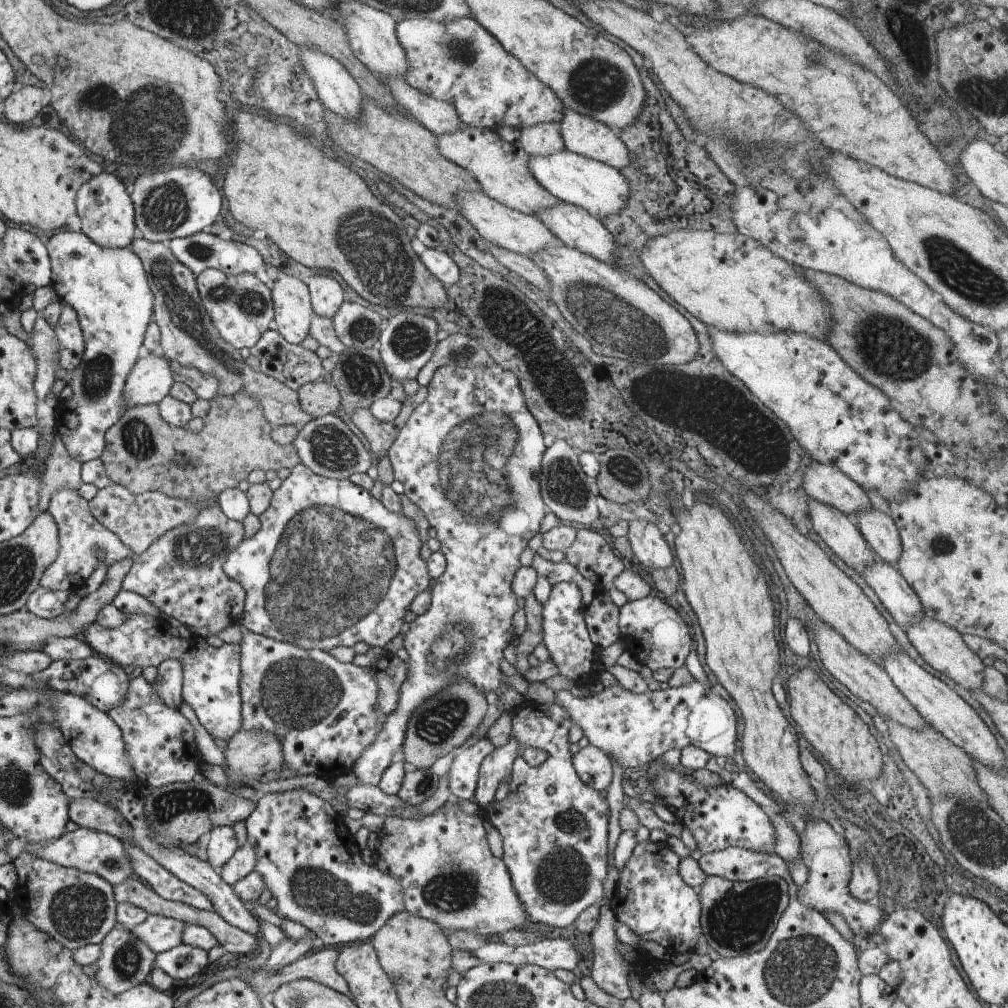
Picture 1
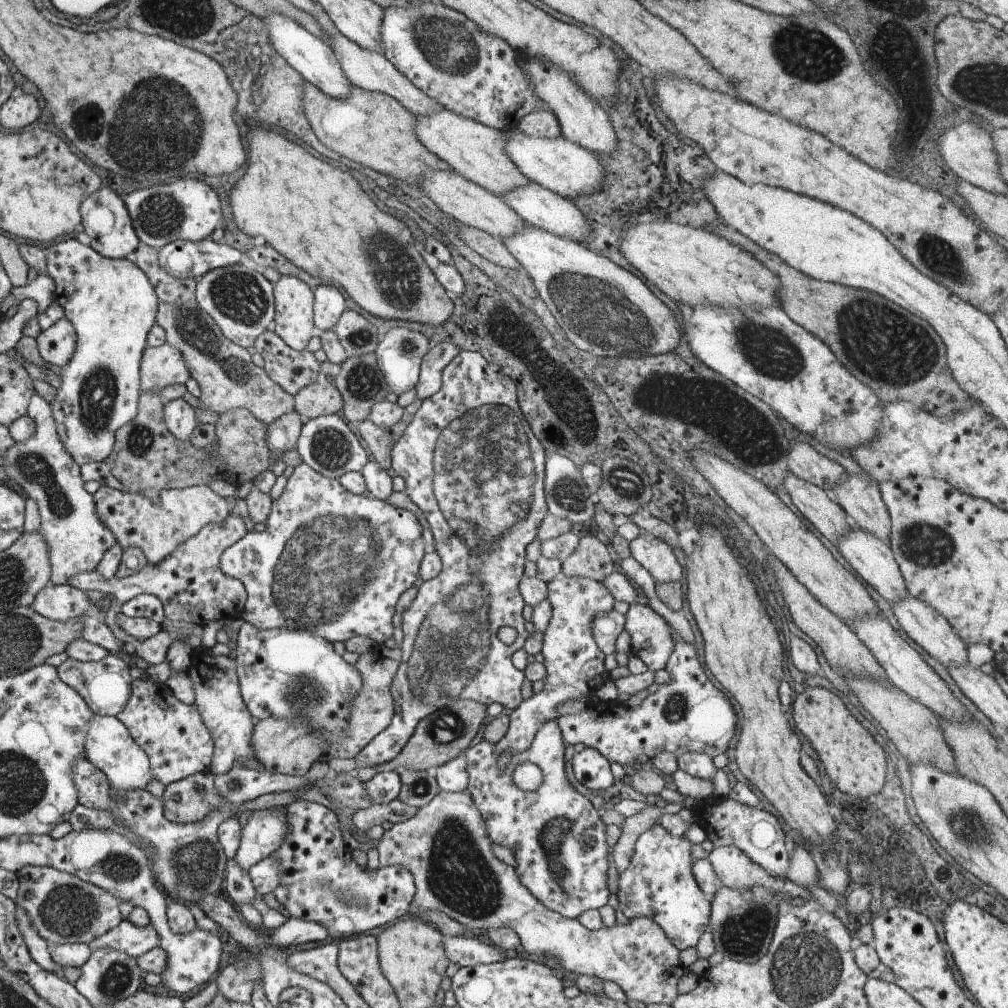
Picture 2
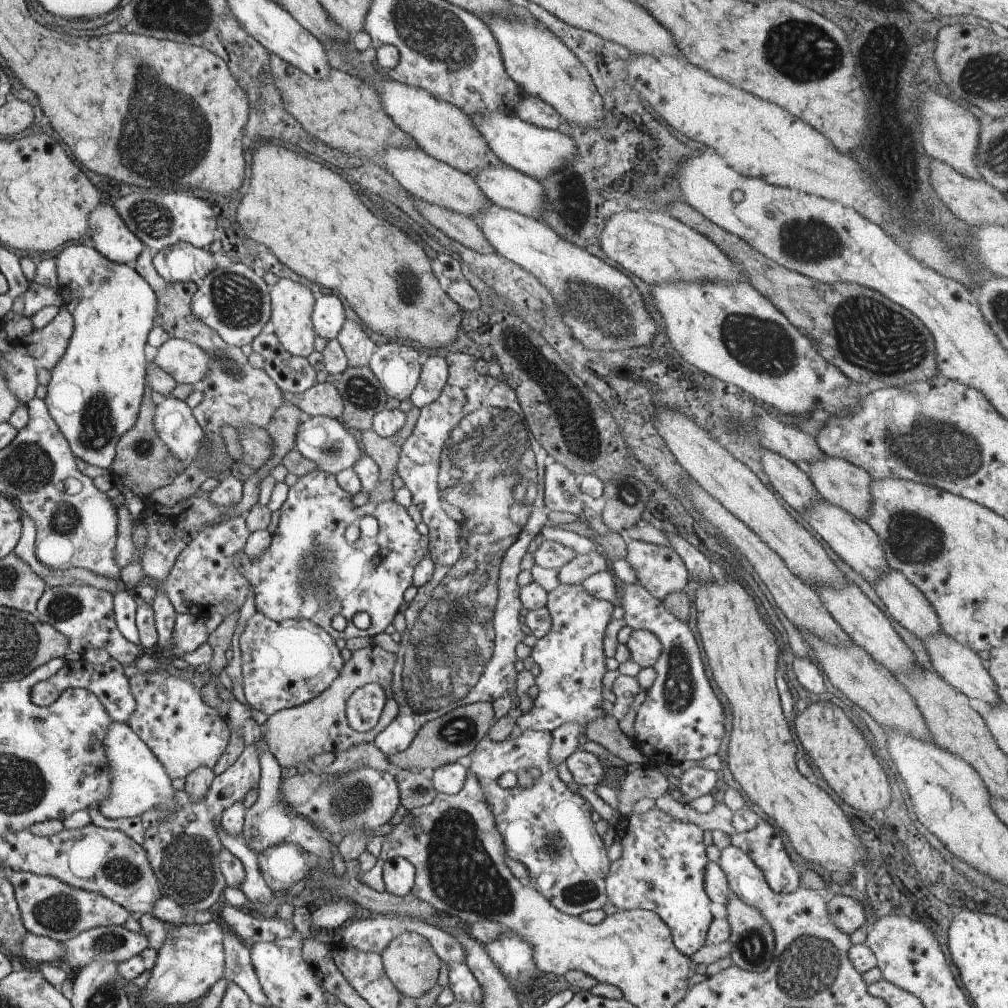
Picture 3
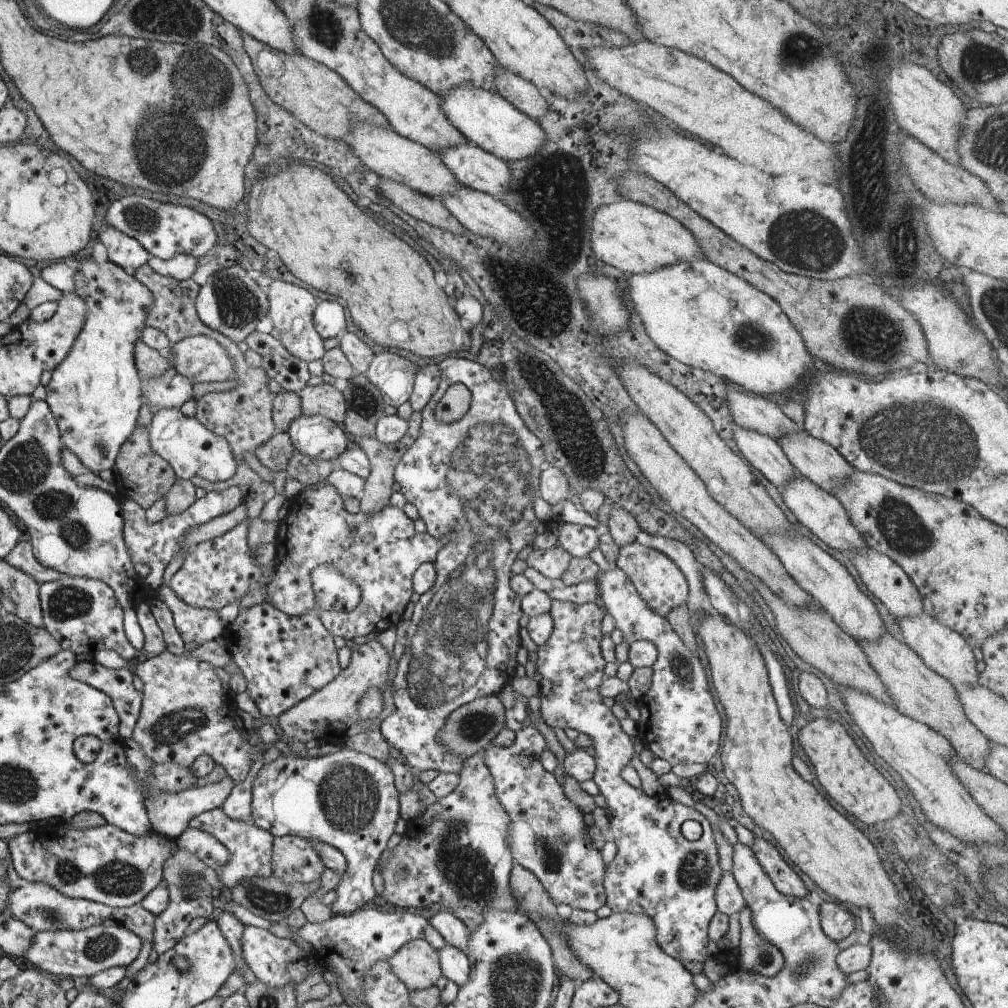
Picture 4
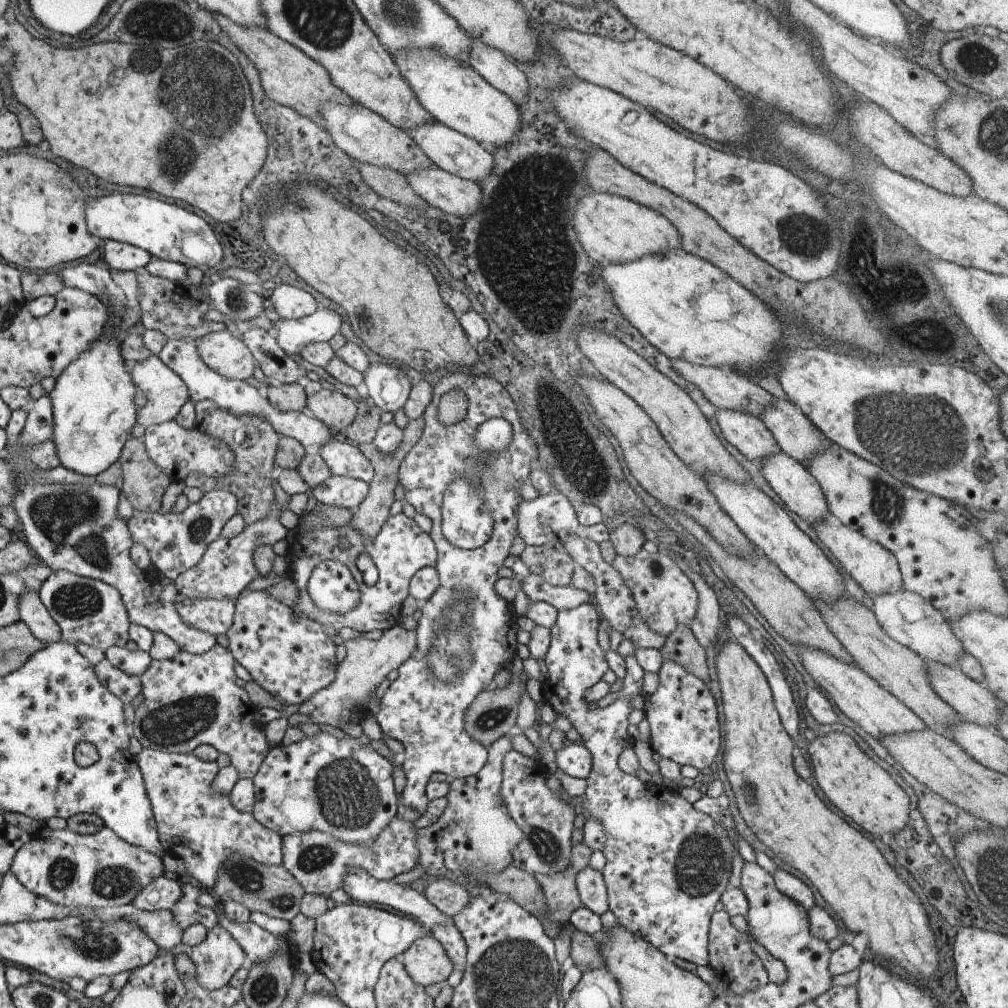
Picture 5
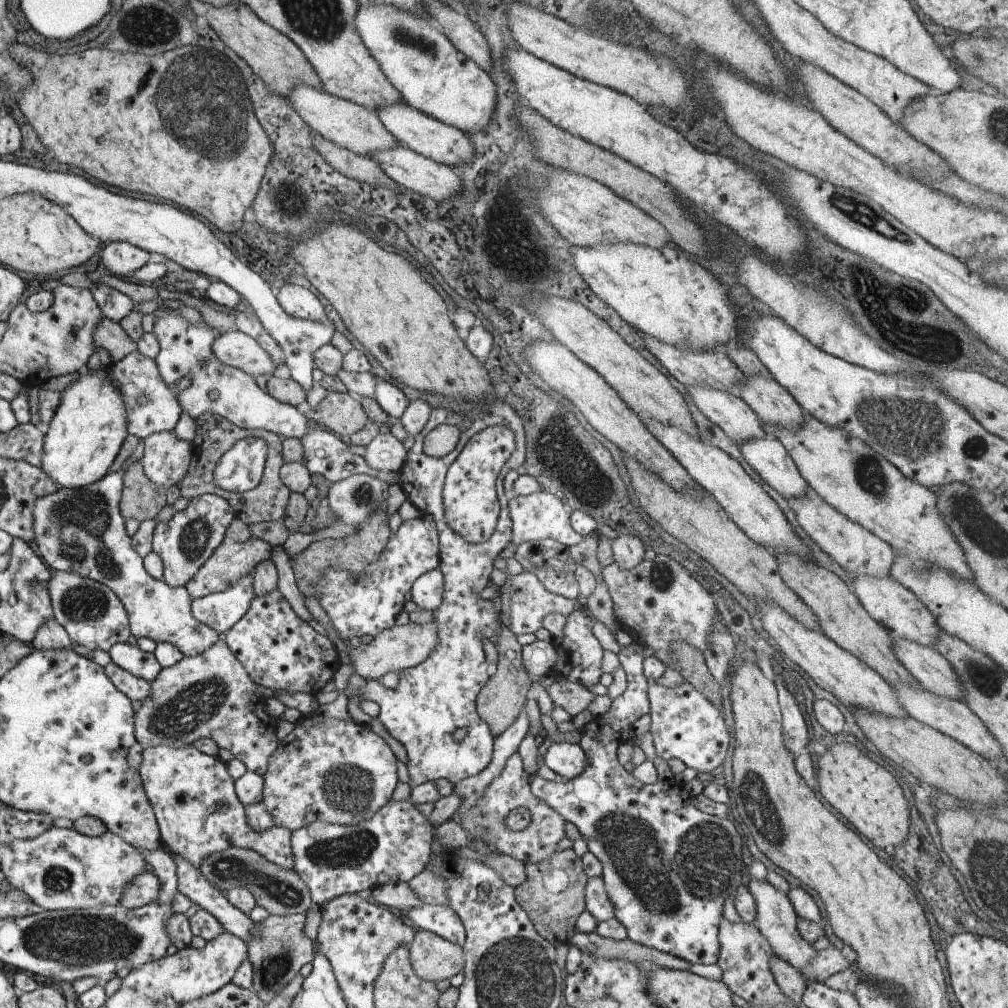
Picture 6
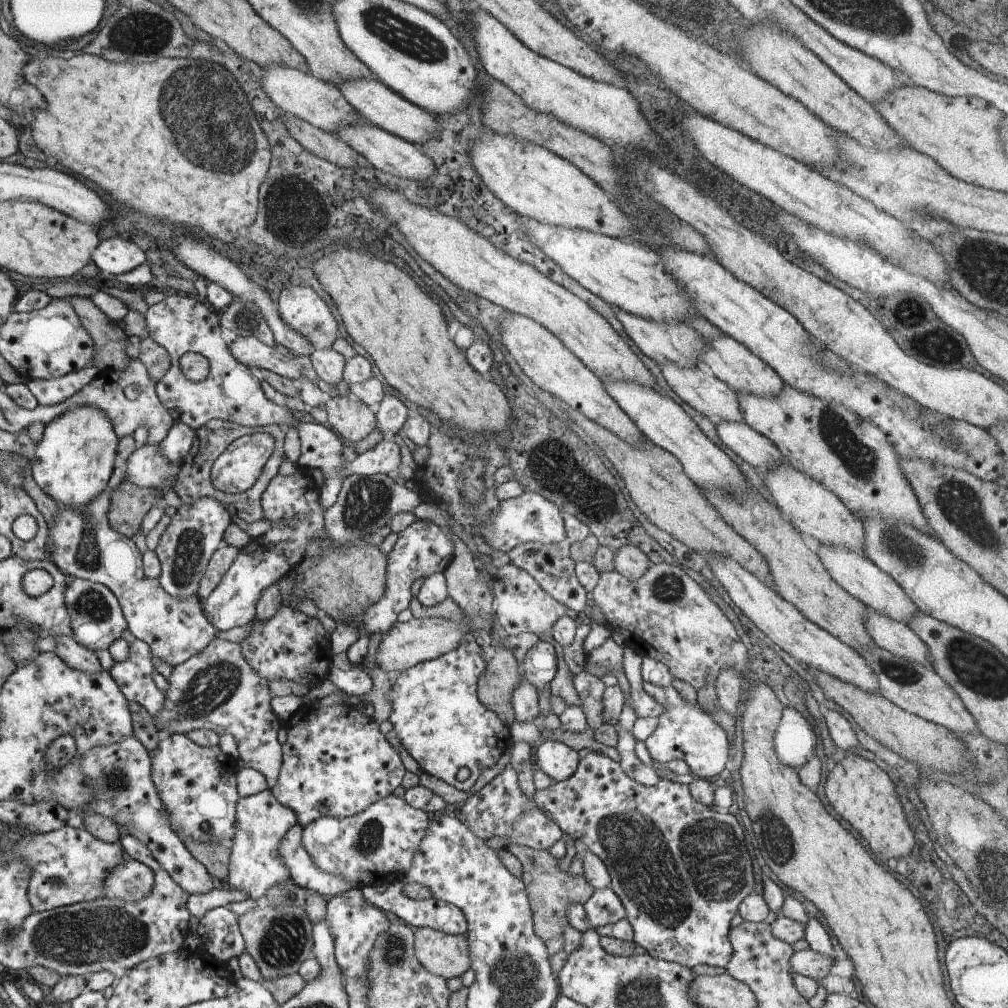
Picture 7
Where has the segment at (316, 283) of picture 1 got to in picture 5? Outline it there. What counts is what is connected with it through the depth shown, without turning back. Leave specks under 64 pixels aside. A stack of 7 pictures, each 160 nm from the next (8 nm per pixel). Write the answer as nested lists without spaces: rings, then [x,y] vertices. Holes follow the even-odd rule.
[[[322,305],[300,320],[286,320],[276,317],[272,325],[278,332],[277,343],[286,354],[299,354],[308,343],[329,341],[340,333],[342,318],[338,313]]]

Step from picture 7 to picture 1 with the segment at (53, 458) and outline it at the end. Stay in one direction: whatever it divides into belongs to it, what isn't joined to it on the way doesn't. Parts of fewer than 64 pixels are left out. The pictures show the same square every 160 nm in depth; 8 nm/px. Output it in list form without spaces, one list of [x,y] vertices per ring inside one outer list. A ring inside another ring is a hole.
[[[63,228],[62,232],[54,234],[49,238],[48,244],[49,259],[52,261],[51,285],[61,298],[61,302],[69,304],[77,312],[81,328],[84,332],[85,352],[83,360],[82,363],[73,370],[73,376],[69,376],[68,378],[73,396],[68,401],[60,401],[59,425],[57,430],[64,441],[67,451],[84,464],[86,461],[100,458],[102,451],[105,450],[106,431],[108,431],[113,424],[116,424],[126,412],[125,400],[122,398],[122,395],[124,395],[125,384],[128,382],[129,372],[133,370],[134,362],[138,360],[138,350],[140,350],[140,346],[143,346],[142,340],[145,340],[144,332],[146,332],[146,328],[149,328],[150,320],[152,320],[152,292],[150,292],[148,274],[144,274],[145,268],[142,268],[143,262],[140,262],[141,258],[130,247],[103,247],[95,243],[89,236],[86,236],[86,233],[70,231],[68,228]]]

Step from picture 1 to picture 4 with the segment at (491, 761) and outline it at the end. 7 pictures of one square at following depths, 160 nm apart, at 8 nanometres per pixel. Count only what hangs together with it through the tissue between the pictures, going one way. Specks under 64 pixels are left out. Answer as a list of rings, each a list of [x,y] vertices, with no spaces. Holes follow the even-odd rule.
[[[551,599],[551,614],[553,629],[549,639],[538,647],[535,668],[540,673],[539,694],[540,714],[544,722],[550,725],[574,728],[579,733],[588,734],[594,741],[595,773],[594,782],[599,788],[599,794],[606,799],[606,804],[612,813],[611,831],[617,853],[614,860],[606,865],[603,885],[607,896],[607,905],[614,913],[644,913],[654,921],[657,930],[657,941],[660,948],[671,957],[683,964],[690,961],[704,963],[706,961],[706,946],[709,941],[709,924],[718,912],[715,901],[715,890],[723,873],[718,863],[716,841],[710,823],[698,810],[661,797],[650,797],[642,790],[634,787],[630,781],[621,775],[623,766],[630,763],[634,756],[634,738],[629,736],[620,725],[619,718],[612,709],[602,703],[599,697],[599,686],[604,682],[604,667],[606,660],[601,653],[601,638],[603,637],[600,623],[605,615],[602,608],[595,602],[574,604],[568,601]],[[686,820],[696,820],[702,826],[702,834],[695,841],[688,841],[680,831],[680,826]]]

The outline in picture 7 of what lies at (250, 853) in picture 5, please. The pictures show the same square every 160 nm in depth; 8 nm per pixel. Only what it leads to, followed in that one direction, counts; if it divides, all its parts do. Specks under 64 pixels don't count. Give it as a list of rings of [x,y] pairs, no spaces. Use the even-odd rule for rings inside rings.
[[[186,735],[162,737],[152,755],[152,779],[161,797],[165,815],[183,842],[230,844],[237,834],[237,789],[239,762],[220,747],[202,748]],[[296,824],[286,834],[279,848],[282,864],[289,869],[290,878],[299,886],[326,898],[356,889],[341,876],[319,869],[301,841],[303,827]]]

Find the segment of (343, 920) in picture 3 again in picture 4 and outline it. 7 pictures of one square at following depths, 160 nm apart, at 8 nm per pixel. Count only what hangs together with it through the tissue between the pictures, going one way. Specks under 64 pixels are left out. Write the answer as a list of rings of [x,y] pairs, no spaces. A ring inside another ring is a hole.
[[[343,748],[338,754],[318,758],[300,756],[293,758],[291,754],[287,757],[278,757],[275,761],[268,764],[266,768],[260,769],[259,773],[253,780],[251,787],[251,818],[252,822],[260,828],[266,829],[269,833],[273,833],[274,837],[296,835],[299,837],[305,837],[306,839],[324,841],[325,843],[330,843],[332,846],[335,846],[344,855],[347,862],[347,869],[345,870],[345,875],[342,877],[339,886],[335,888],[336,899],[331,905],[329,905],[332,909],[333,915],[347,915],[358,909],[372,905],[373,899],[376,896],[374,886],[372,885],[372,876],[374,876],[374,871],[378,870],[378,858],[382,856],[384,848],[388,846],[388,840],[390,840],[390,836],[392,836],[392,832],[394,832],[394,826],[396,826],[398,814],[401,814],[401,812],[398,812],[398,792],[396,792],[396,788],[394,788],[394,776],[392,776],[392,770],[386,763],[376,760],[374,757],[368,756],[367,754],[346,748]]]

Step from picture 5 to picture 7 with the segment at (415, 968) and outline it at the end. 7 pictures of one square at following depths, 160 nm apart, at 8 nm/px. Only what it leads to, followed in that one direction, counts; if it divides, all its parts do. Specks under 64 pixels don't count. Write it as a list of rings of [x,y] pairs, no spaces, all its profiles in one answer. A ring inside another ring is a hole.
[[[430,927],[416,929],[415,948],[417,959],[434,975],[445,977],[462,976],[471,968],[468,939],[464,935],[449,935]]]

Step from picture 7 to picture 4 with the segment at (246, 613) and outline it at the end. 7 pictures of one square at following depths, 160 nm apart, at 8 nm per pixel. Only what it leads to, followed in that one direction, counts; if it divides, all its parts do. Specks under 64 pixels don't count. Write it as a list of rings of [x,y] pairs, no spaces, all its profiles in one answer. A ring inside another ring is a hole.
[[[159,584],[156,595],[171,608],[172,625],[181,633],[186,645],[201,645],[222,636],[225,626],[220,621],[218,611],[186,604],[168,584]]]

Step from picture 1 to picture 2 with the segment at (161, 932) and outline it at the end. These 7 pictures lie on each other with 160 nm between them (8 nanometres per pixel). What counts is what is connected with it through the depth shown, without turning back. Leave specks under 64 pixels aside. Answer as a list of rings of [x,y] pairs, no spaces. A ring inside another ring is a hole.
[[[128,920],[89,943],[91,952],[94,949],[110,947],[128,953],[134,958],[145,955],[146,952],[152,951],[160,944],[161,936],[154,925],[139,927]]]

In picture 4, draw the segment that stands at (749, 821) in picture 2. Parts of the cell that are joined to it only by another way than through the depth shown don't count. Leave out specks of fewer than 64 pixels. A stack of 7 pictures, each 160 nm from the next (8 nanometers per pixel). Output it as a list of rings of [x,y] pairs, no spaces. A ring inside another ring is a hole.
[[[754,837],[754,843],[750,848],[774,886],[786,896],[806,897],[810,892],[800,876],[780,855],[775,845],[762,837]]]

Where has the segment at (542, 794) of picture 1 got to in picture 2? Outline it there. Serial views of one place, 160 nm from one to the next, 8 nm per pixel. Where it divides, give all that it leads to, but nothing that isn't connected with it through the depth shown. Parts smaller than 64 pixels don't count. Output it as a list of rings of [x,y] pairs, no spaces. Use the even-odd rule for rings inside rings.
[[[558,716],[550,718],[544,721],[538,729],[538,732],[535,734],[532,744],[529,746],[528,750],[521,752],[520,754],[514,755],[510,763],[507,765],[507,769],[503,774],[498,772],[498,755],[495,753],[495,746],[488,741],[479,738],[477,739],[472,746],[470,746],[466,751],[466,758],[469,764],[467,771],[469,772],[469,785],[467,790],[472,797],[472,800],[475,802],[475,805],[478,807],[484,822],[486,823],[486,828],[488,831],[488,836],[492,843],[498,843],[504,845],[506,848],[509,848],[515,856],[515,869],[518,875],[518,878],[521,880],[521,883],[534,895],[536,900],[539,900],[548,910],[557,912],[559,915],[566,917],[567,919],[577,919],[583,912],[586,912],[590,909],[602,908],[605,904],[608,904],[610,891],[608,891],[608,884],[606,880],[608,878],[608,843],[606,843],[606,824],[601,817],[602,812],[597,810],[589,797],[582,795],[578,792],[568,781],[566,777],[566,754],[564,753],[567,744],[562,736],[562,731],[560,730],[560,725],[558,724]],[[524,762],[533,762],[542,770],[543,780],[540,786],[533,791],[524,791],[520,790],[518,786],[512,781],[512,774],[518,764],[524,764]]]

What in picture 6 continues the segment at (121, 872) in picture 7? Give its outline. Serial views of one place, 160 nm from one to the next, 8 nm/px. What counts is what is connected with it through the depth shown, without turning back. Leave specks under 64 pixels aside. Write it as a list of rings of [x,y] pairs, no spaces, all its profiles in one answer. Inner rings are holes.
[[[149,868],[126,884],[119,901],[126,909],[143,908],[161,895],[161,881]]]

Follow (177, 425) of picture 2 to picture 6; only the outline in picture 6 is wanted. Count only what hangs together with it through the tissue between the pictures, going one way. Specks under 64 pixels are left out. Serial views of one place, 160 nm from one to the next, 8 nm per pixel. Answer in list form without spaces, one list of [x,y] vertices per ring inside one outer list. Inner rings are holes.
[[[174,430],[149,434],[144,438],[142,468],[164,488],[178,485],[188,472],[194,447],[193,442],[177,437]]]

